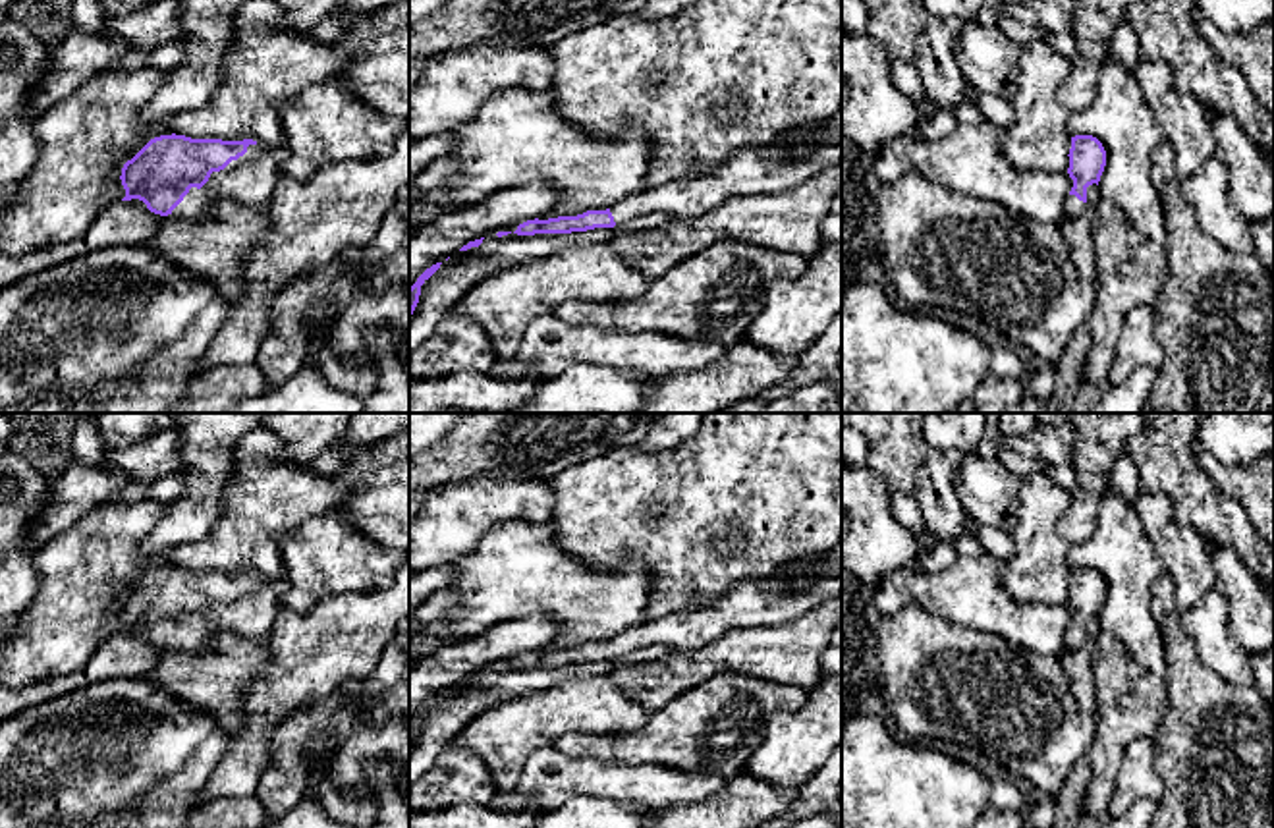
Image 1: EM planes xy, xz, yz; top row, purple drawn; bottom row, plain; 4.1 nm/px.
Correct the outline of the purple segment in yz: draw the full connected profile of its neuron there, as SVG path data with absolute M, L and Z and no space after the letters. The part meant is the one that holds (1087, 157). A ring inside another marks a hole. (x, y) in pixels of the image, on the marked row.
M1093 135L1071 137L1067 174L1073 187L1066 199L1066 218L1079 218L1087 208L1087 187L1100 181L1106 166L1106 151Z

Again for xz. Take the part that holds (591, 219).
M842 143L815 145L805 154L789 154L774 147L741 151L724 164L691 174L666 185L645 189L606 210L587 210L577 216L527 220L513 234L571 234L595 228L614 228L637 216L664 212L676 220L706 214L730 197L780 193L795 189L811 176L842 162Z

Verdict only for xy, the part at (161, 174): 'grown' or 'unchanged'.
grown

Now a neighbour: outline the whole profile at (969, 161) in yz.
M988 122L957 124L944 139L892 137L874 156L882 185L919 172L950 191L1002 205L1013 216L1062 226L1069 174L1013 168L1002 152L1004 131Z

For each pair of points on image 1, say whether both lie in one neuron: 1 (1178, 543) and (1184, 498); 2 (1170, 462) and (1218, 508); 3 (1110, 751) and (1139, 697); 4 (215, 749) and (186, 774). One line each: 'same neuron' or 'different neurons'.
1: different neurons
2: same neuron
3: same neuron
4: same neuron

